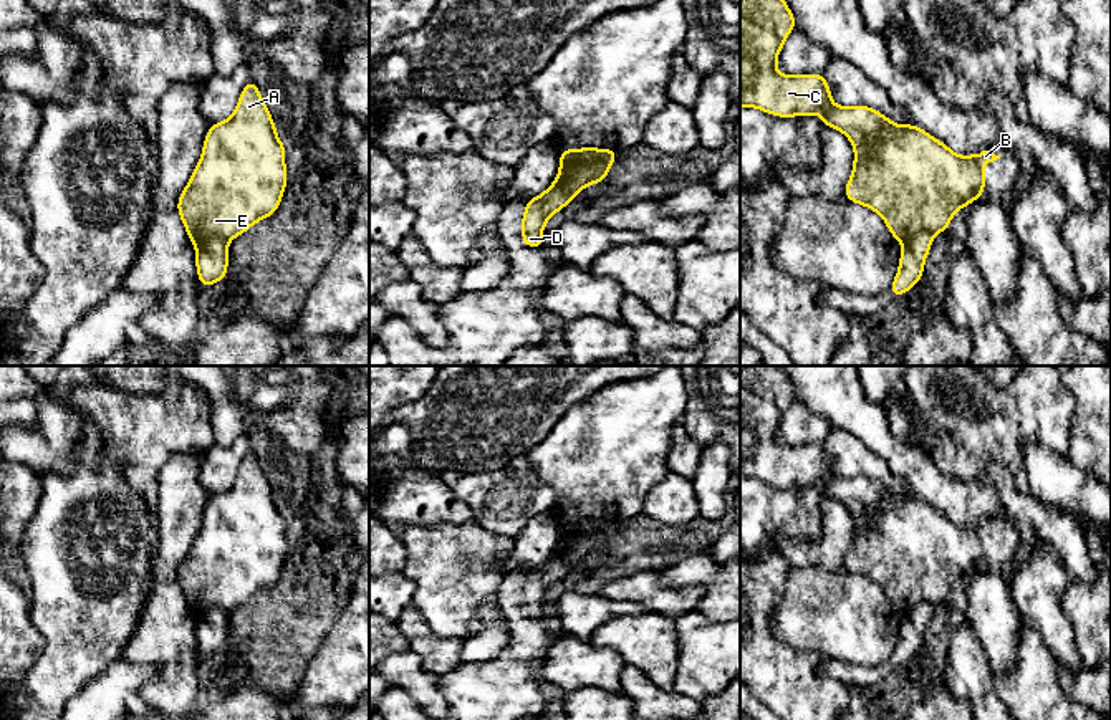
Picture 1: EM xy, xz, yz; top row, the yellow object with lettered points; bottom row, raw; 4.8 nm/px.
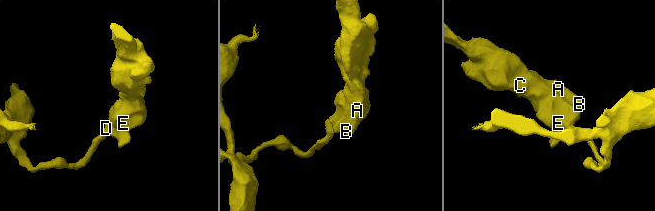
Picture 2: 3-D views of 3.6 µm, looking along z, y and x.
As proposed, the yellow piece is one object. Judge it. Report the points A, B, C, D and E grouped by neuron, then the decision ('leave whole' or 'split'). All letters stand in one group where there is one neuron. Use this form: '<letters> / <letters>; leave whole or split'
A B C E / D; split

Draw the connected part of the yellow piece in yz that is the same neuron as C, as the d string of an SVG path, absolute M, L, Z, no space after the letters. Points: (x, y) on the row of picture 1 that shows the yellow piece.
M740 0L740 108L757 108L777 118L820 114L825 127L841 131L853 144L853 174L844 185L844 199L878 212L902 245L921 232L945 232L962 207L984 195L984 166L1000 156L992 151L959 156L914 122L896 124L863 104L836 106L823 73L780 74L778 55L796 26L785 0Z

